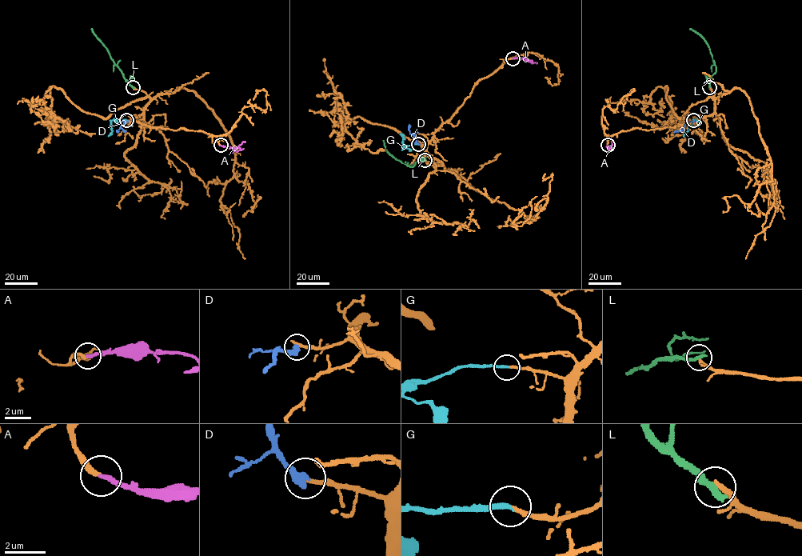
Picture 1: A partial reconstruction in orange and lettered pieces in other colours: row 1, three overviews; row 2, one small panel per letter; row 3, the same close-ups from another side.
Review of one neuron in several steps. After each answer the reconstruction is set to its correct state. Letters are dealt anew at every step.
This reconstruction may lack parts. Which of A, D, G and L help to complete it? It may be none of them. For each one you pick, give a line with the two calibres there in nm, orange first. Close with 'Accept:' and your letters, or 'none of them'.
A: 200 nm thick on the orange side, 240 nm on the other
G: 190 nm thick on the orange side, 240 nm on the other
Accept: A, G

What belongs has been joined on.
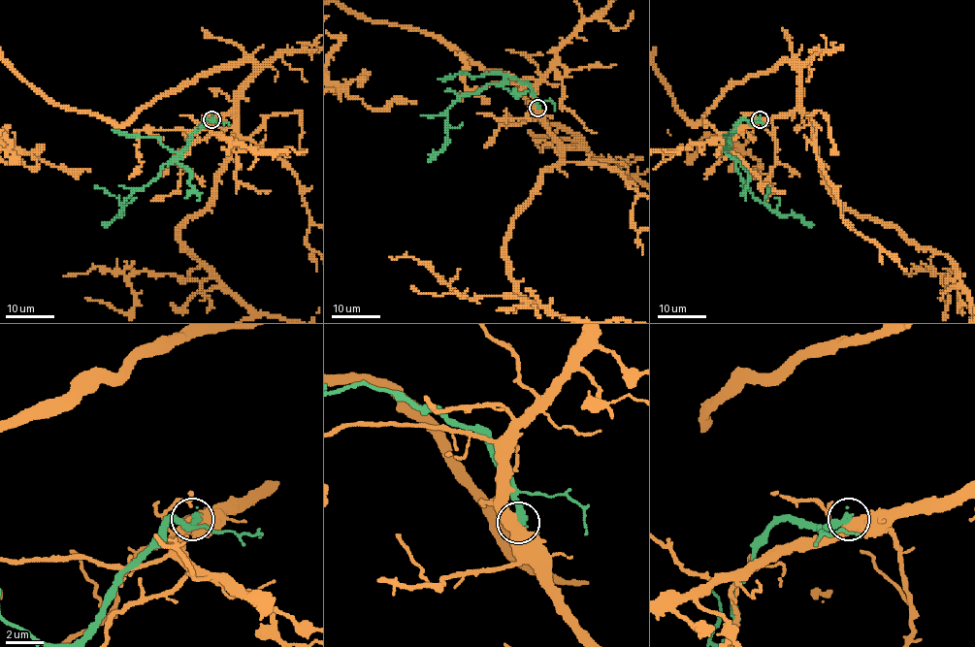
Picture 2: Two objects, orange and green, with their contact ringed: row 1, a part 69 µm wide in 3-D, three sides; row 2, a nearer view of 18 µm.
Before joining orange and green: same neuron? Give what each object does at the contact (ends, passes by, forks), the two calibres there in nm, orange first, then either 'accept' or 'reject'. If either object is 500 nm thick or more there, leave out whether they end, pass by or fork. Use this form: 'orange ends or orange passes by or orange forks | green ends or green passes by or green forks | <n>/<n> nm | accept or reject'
550/320 nm | reject

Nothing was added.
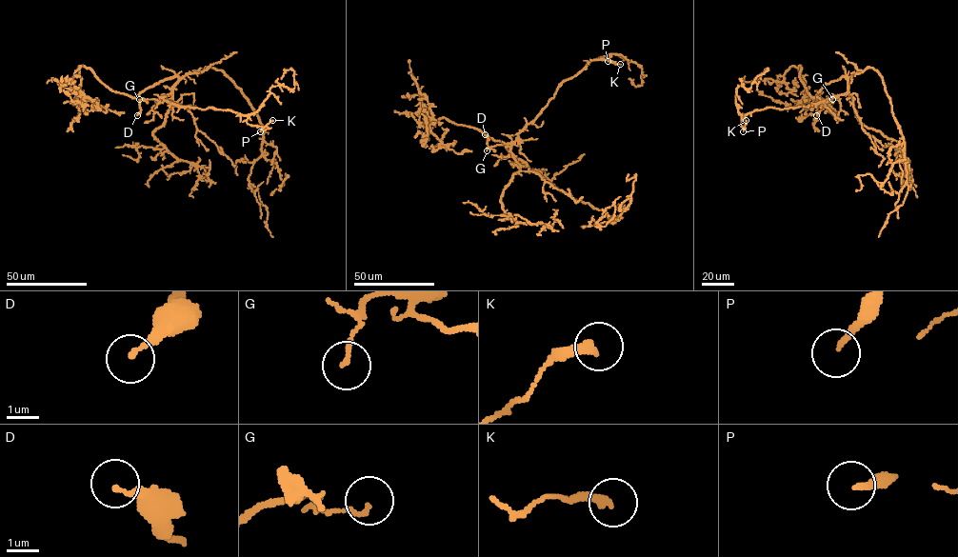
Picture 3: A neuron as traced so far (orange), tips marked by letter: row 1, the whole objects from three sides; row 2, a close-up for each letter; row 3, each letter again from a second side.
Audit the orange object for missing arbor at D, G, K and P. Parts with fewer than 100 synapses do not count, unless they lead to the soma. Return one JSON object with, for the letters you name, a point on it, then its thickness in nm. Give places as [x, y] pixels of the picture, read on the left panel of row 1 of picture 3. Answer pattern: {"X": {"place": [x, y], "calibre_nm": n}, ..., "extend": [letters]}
{"extend": []}

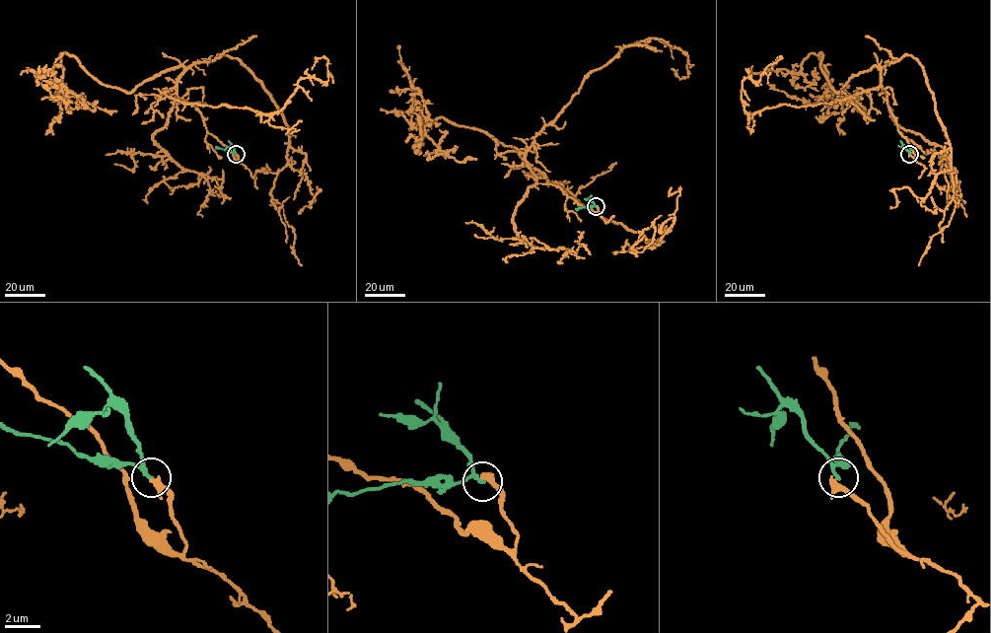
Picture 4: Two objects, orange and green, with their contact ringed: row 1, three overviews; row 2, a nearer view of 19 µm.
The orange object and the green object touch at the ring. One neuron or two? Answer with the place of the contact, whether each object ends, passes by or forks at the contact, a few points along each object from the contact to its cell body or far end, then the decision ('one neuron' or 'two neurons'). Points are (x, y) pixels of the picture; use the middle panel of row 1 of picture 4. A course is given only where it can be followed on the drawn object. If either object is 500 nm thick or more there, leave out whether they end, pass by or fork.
(596, 206) | orange passes by | green passes by | orange via (596, 206), (599, 214), (537, 178), (649, 242), (630, 250), (650, 244), (653, 223), (662, 215) | green via (596, 206), (575, 209) | two neurons

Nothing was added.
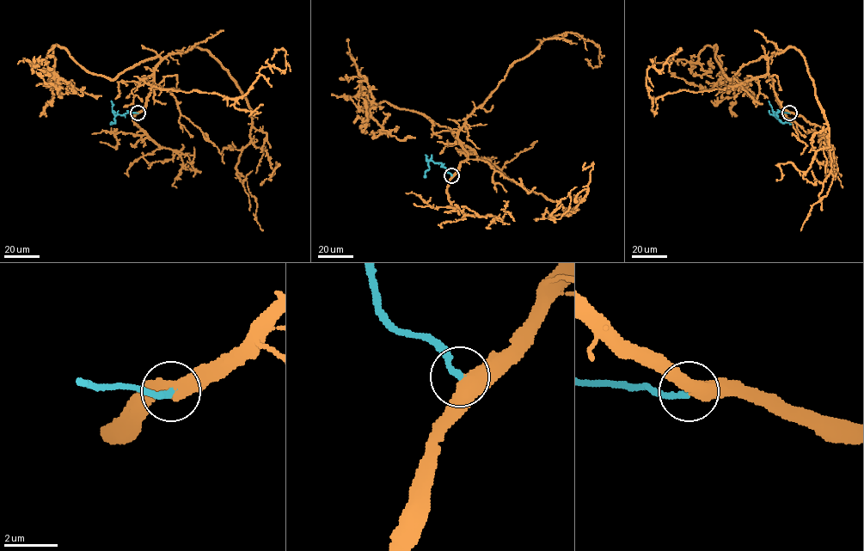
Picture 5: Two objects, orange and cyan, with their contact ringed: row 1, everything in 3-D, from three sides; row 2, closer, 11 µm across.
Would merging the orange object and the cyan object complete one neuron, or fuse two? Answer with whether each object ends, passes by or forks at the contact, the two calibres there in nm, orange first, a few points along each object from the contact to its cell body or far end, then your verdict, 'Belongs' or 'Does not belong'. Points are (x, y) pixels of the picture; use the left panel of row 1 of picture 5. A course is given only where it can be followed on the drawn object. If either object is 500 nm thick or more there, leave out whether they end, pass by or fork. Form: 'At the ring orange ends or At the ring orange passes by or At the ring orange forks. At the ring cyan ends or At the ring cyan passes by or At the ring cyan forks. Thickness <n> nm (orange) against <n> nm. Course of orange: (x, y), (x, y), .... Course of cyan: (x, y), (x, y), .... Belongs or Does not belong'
Thickness 550 nm (orange) against 240 nm. Course of orange: (137, 113), (162, 60), (190, 47), (206, 50), (251, 111), (251, 141), (235, 169), (255, 198), (263, 230). Course of cyan: (137, 113), (128, 111), (116, 115), (114, 123), (111, 122), (112, 125). Belongs

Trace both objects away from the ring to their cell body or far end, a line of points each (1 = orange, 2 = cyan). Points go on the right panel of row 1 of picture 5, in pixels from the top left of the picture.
1: (789, 113), (776, 97), (769, 60), (794, 47), (826, 122), (833, 175), (827, 194), (812, 205), (800, 230)
2: (789, 113), (778, 111), (774, 115), (783, 123), (791, 125)

